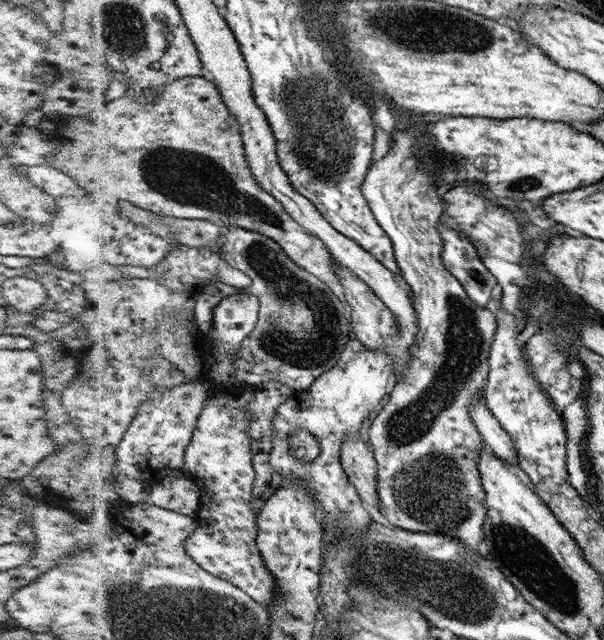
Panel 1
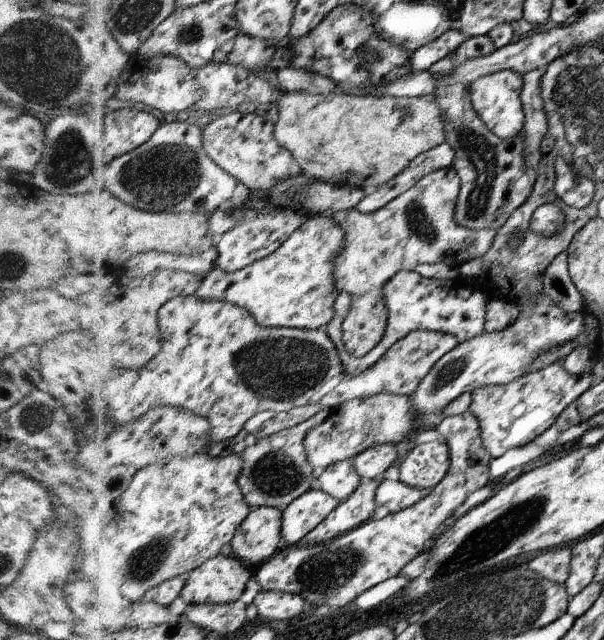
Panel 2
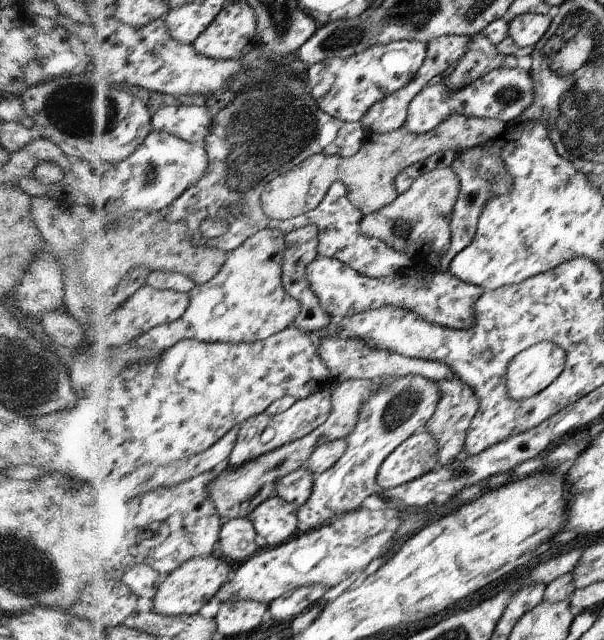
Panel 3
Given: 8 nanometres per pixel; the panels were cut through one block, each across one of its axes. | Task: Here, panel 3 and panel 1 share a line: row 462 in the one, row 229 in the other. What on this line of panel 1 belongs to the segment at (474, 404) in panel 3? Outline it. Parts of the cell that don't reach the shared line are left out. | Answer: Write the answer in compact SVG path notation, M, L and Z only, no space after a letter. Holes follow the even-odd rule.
M442 226L440 235L444 241L441 252L444 265L465 287L469 299L484 307L497 296L499 284L485 267L477 248L457 229Z

